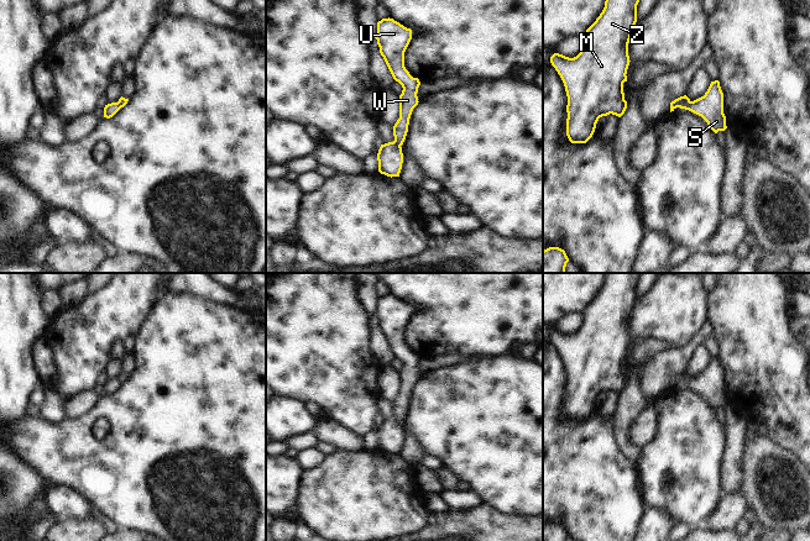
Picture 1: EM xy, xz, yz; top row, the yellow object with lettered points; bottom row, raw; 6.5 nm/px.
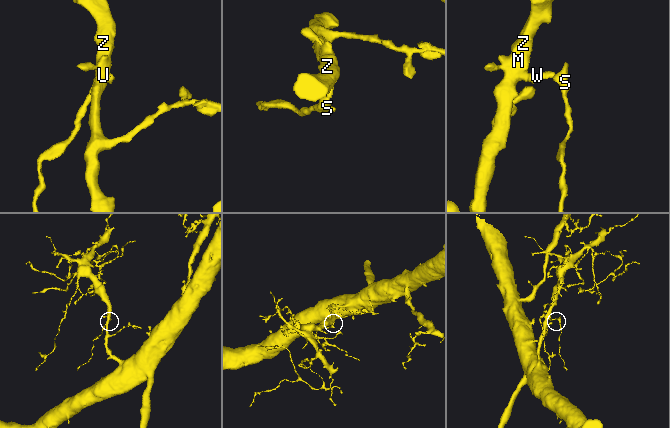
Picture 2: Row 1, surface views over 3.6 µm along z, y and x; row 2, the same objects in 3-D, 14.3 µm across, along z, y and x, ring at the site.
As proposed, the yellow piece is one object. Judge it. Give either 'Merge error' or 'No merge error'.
Merge error

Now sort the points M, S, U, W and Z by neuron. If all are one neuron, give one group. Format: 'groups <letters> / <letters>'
groups M U W Z / S

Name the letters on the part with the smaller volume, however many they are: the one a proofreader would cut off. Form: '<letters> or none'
S

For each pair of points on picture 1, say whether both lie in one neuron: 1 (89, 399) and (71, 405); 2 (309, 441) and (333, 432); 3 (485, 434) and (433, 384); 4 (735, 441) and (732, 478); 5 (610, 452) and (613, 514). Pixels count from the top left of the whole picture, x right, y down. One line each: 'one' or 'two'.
1: one
2: two
3: one
4: one
5: one

